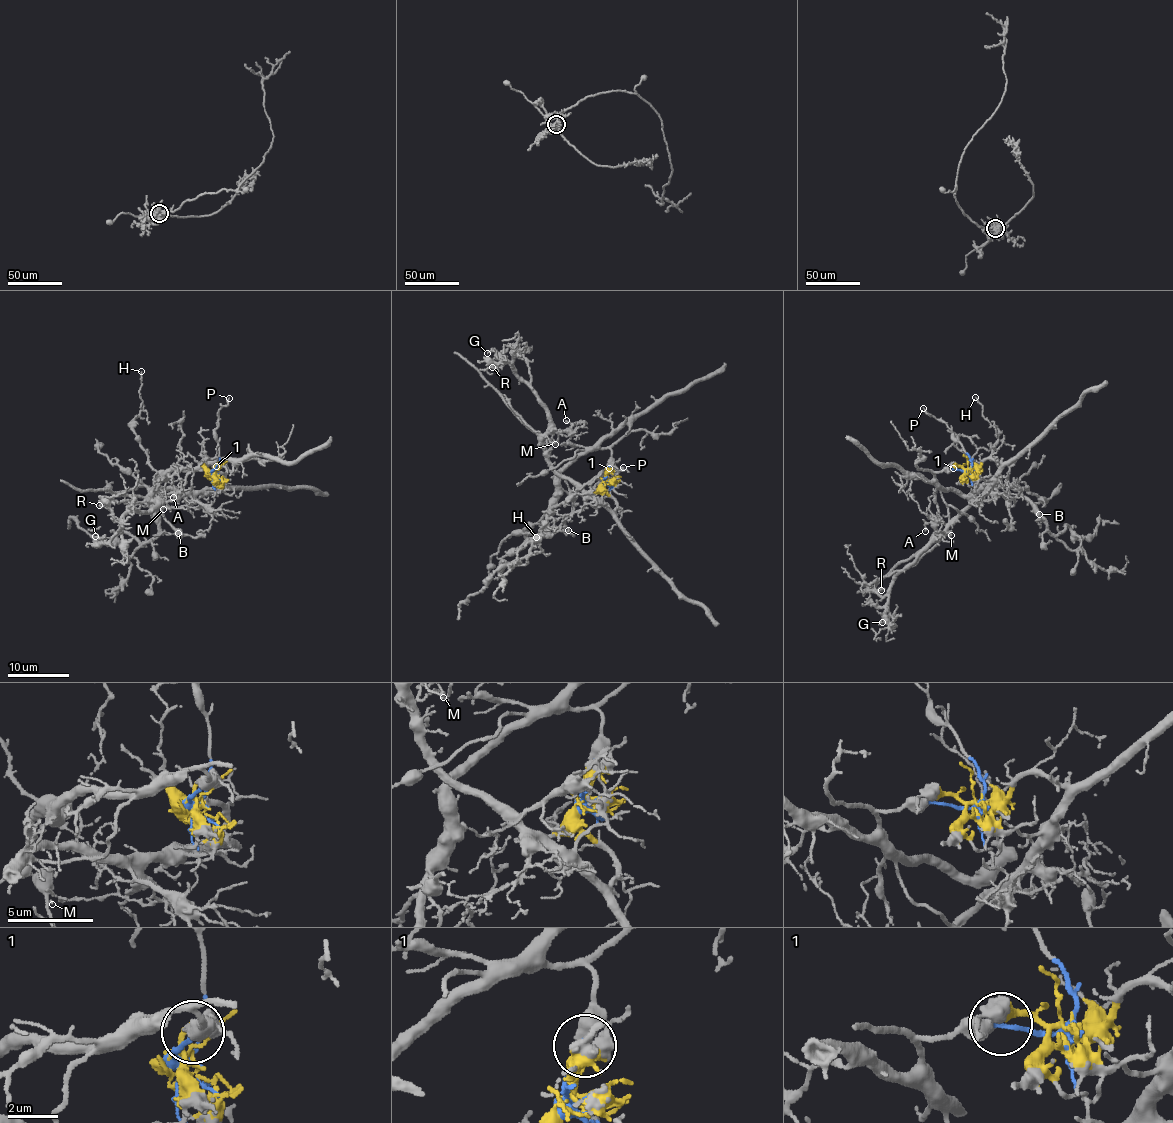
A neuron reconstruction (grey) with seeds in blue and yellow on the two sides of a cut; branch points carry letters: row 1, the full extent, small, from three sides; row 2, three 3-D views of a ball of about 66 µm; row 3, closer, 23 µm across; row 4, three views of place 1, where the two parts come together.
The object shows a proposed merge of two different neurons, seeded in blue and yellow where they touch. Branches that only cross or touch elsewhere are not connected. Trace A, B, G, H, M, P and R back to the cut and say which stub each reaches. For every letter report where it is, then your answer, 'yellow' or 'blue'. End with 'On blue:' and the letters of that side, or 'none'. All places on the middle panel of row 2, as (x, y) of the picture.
A: place (566, 420); yellow
B: place (568, 530); blue
G: place (487, 353); yellow
H: place (536, 537); blue
M: place (555, 444); yellow
P: place (623, 467); blue
R: place (492, 367); yellow
On blue: B, H, P

